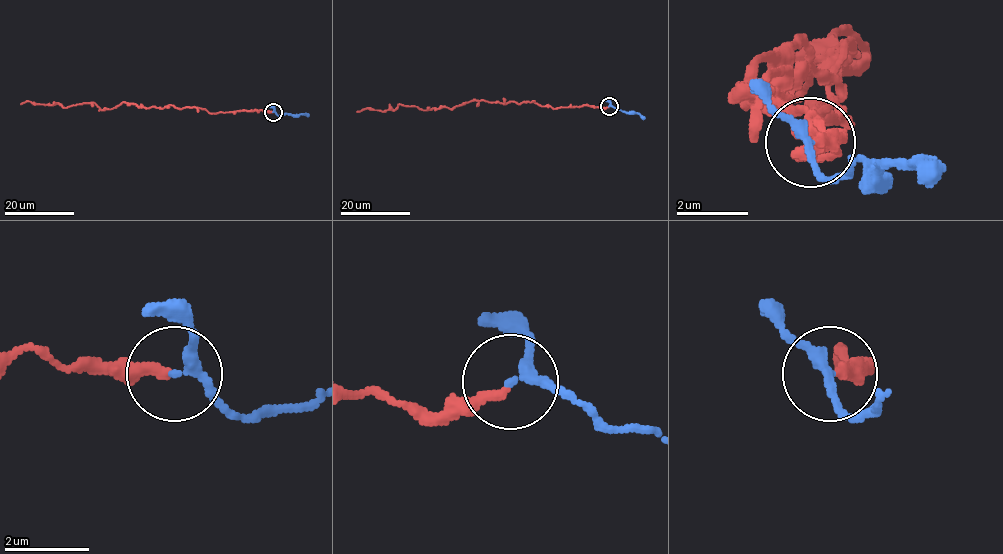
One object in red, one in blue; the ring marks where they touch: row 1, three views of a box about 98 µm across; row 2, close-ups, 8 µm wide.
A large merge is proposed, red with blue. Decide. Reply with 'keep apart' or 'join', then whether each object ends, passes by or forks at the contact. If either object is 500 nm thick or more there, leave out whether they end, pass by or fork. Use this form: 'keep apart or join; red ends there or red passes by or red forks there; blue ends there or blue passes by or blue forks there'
join; red ends there; blue passes by

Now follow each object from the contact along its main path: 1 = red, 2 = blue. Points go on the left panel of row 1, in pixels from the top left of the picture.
1: (272, 112), (209, 113), (122, 102), (101, 109), (93, 102), (64, 108), (21, 104)
2: (272, 112), (280, 115), (308, 115)

